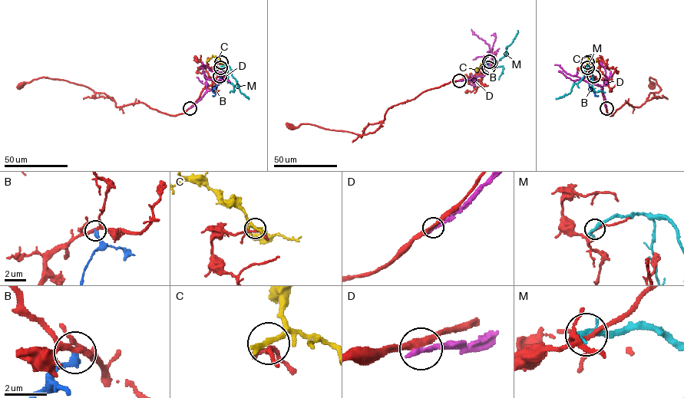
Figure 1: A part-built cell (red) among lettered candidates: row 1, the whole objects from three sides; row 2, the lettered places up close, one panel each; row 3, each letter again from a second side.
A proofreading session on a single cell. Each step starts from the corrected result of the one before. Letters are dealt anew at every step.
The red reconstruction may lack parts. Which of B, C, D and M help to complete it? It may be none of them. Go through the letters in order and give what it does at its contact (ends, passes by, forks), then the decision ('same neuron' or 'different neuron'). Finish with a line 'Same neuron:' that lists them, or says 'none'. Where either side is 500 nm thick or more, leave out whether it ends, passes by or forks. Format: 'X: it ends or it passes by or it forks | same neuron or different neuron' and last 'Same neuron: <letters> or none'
B: it ends | different neuron
C: it ends | different neuron
D: it ends | different neuron
M: it ends | different neuron
Same neuron: none

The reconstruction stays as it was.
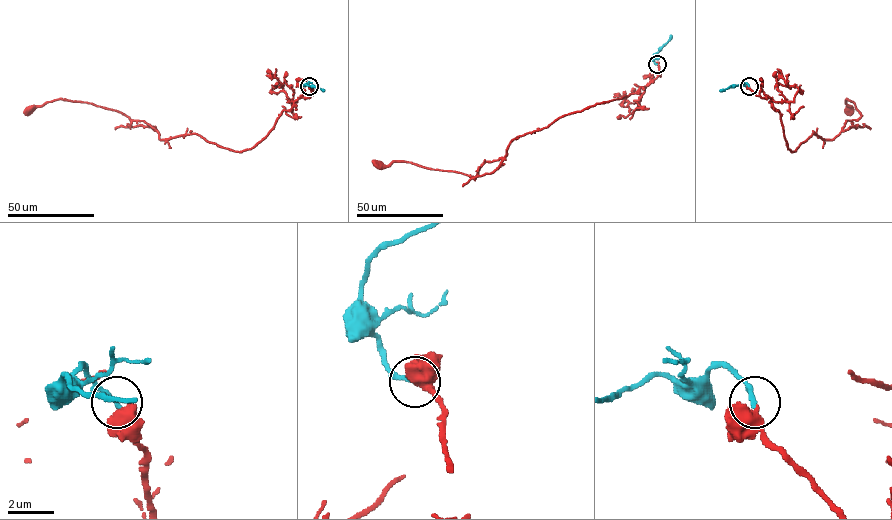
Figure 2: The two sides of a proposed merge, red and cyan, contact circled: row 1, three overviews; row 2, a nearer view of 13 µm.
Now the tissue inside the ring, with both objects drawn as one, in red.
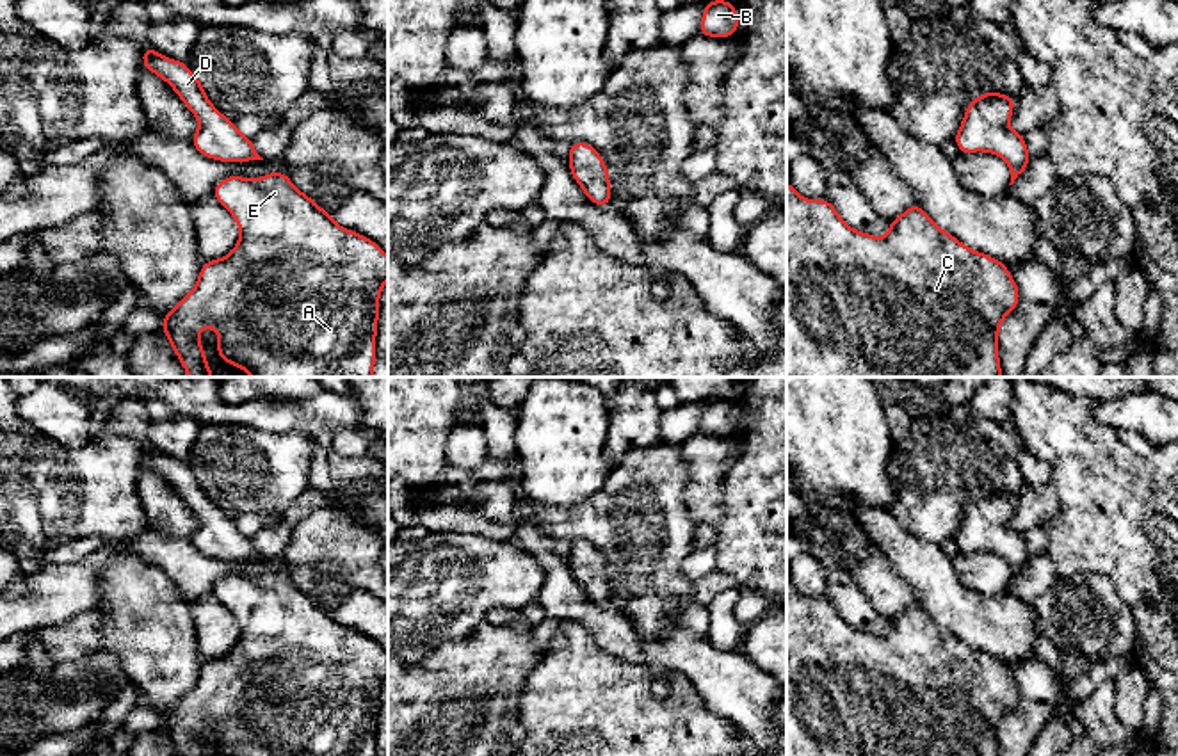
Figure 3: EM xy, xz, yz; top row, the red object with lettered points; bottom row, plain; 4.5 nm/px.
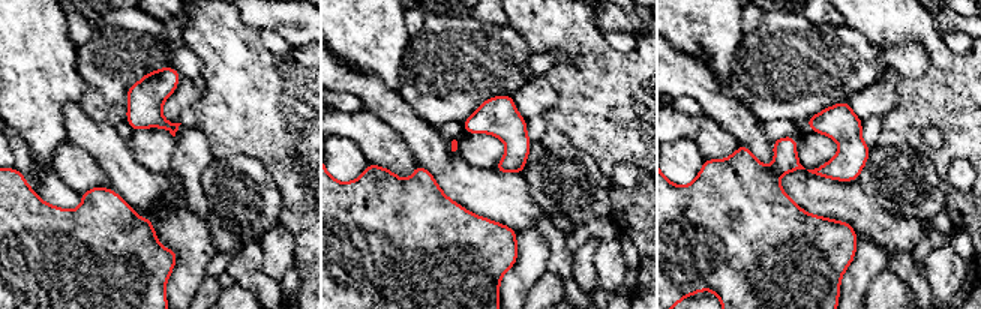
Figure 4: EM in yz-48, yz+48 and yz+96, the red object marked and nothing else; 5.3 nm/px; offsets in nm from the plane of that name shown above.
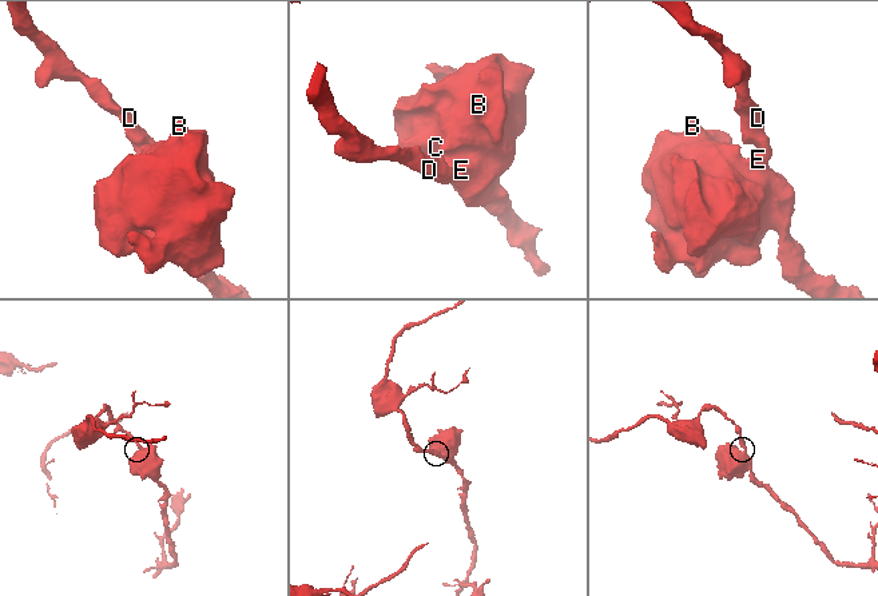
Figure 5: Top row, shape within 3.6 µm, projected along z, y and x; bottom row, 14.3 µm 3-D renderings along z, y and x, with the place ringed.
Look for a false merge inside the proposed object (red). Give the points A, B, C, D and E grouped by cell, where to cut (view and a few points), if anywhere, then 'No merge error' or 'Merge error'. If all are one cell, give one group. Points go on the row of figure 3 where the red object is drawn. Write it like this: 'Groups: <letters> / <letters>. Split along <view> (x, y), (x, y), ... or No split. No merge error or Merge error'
Groups: A B C D E. No split. No merge error

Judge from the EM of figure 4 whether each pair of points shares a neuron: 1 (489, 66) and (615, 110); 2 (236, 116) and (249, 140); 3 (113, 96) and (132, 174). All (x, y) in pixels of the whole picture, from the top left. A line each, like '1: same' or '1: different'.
1: different
2: same
3: different

